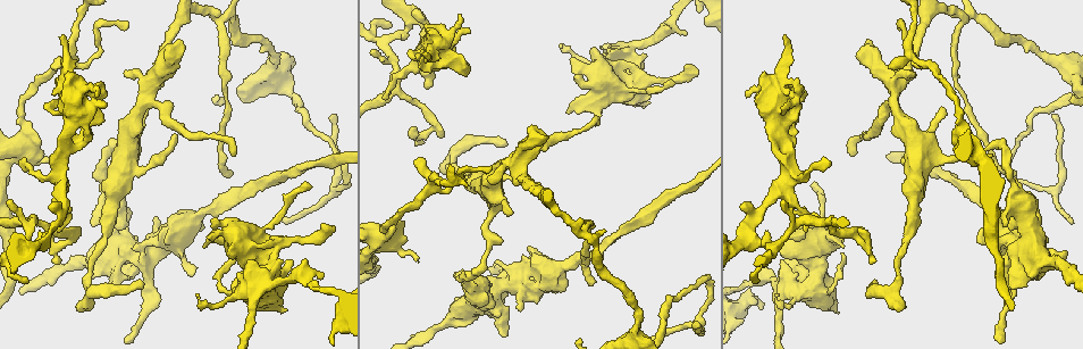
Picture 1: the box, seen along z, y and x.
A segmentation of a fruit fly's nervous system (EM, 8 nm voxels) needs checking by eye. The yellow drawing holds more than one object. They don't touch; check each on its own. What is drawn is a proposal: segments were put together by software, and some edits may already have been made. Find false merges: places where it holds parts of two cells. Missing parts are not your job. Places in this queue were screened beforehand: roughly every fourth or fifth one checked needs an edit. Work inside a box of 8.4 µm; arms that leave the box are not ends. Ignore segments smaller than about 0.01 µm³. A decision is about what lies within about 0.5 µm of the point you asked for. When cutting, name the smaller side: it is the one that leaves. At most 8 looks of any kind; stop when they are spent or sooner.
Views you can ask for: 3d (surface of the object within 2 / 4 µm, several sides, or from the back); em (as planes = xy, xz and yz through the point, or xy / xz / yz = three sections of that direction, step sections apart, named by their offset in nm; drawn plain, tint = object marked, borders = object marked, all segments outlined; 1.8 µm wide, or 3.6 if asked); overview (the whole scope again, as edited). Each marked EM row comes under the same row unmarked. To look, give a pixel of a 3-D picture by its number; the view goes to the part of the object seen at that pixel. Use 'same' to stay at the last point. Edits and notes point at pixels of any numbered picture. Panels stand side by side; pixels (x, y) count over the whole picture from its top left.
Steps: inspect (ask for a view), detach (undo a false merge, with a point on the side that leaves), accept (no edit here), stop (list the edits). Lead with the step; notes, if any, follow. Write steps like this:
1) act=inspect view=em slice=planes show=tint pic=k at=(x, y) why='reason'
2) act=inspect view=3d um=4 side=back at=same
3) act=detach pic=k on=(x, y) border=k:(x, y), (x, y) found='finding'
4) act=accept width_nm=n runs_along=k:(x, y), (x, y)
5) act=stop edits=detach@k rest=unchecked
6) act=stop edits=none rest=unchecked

act=inspect view=3d um=2 pic=1 at=(895, 83) why='four or more arms meet'

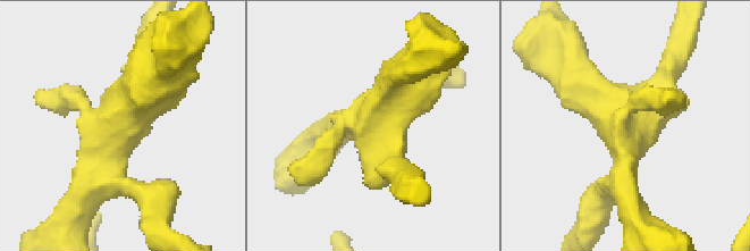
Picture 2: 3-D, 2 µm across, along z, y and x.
act=inspect view=em slice=xy step=8 show=tint pic=2 at=(115, 128) why='shape alone is not enough'

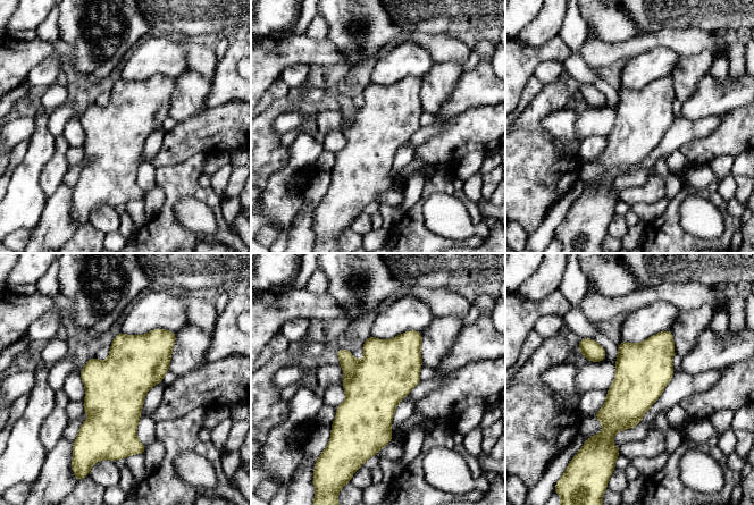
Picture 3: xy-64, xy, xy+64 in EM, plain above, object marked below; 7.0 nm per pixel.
act=accept found='one cell here'

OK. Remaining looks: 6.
act=inspect view=3d um=4 pic=1 at=(783, 96) why='four or more arms meet'

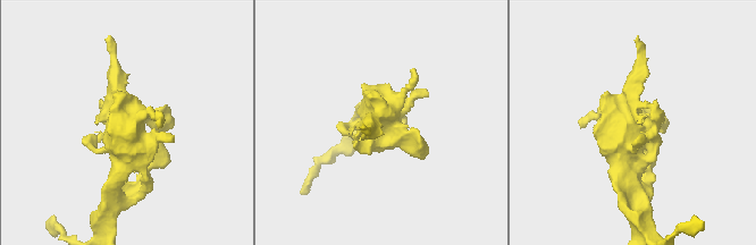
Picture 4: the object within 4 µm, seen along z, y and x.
act=inspect view=em um=3.6 slice=planes show=tint pic=4 at=(136, 127) why='now the EM'

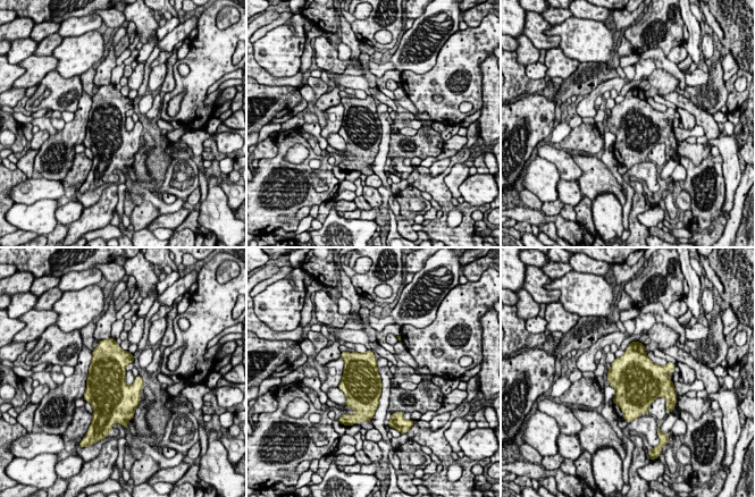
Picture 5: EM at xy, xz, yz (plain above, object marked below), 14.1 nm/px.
act=accept width_nm=480 found='continuous, no second cell'

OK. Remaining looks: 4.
act=inspect view=3d um=2 pic=1 at=(426, 188) why='branch point'

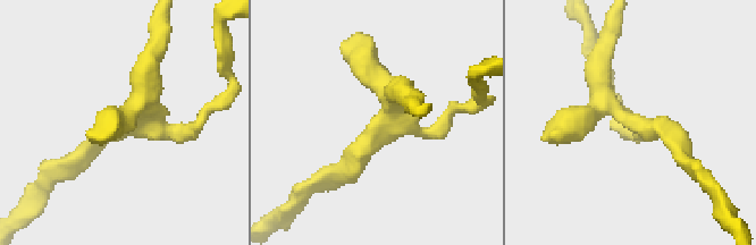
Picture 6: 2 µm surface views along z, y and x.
act=inspect view=em slice=planes show=tint pic=6 at=(635, 121) why='shape alone is not enough'

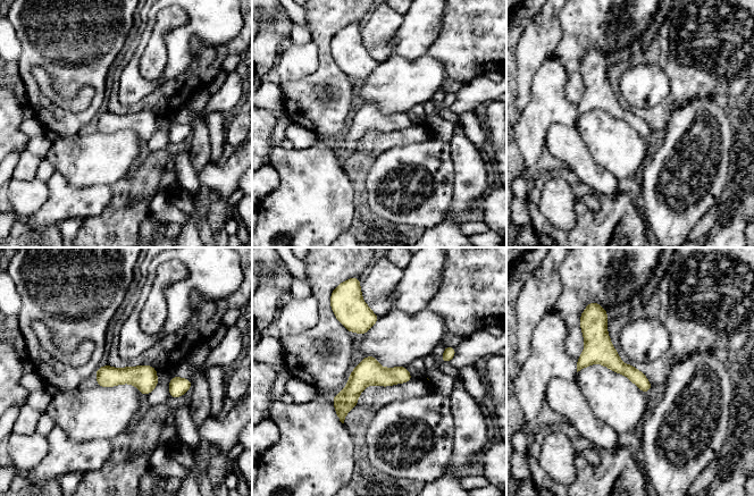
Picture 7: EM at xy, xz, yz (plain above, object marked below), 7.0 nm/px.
act=accept runs_along=7:(598, 317), (598, 345), (646, 388) found='continuous, no second cell'

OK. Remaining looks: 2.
act=stop edits=none rest=unchecked

